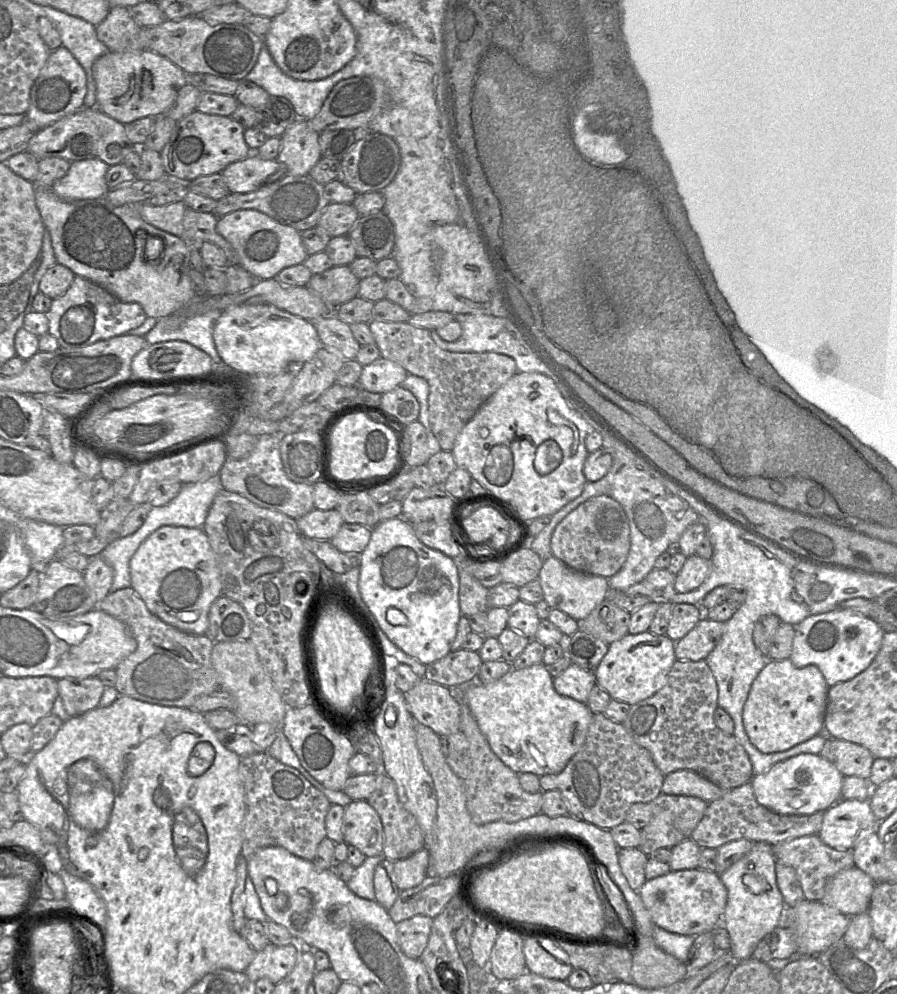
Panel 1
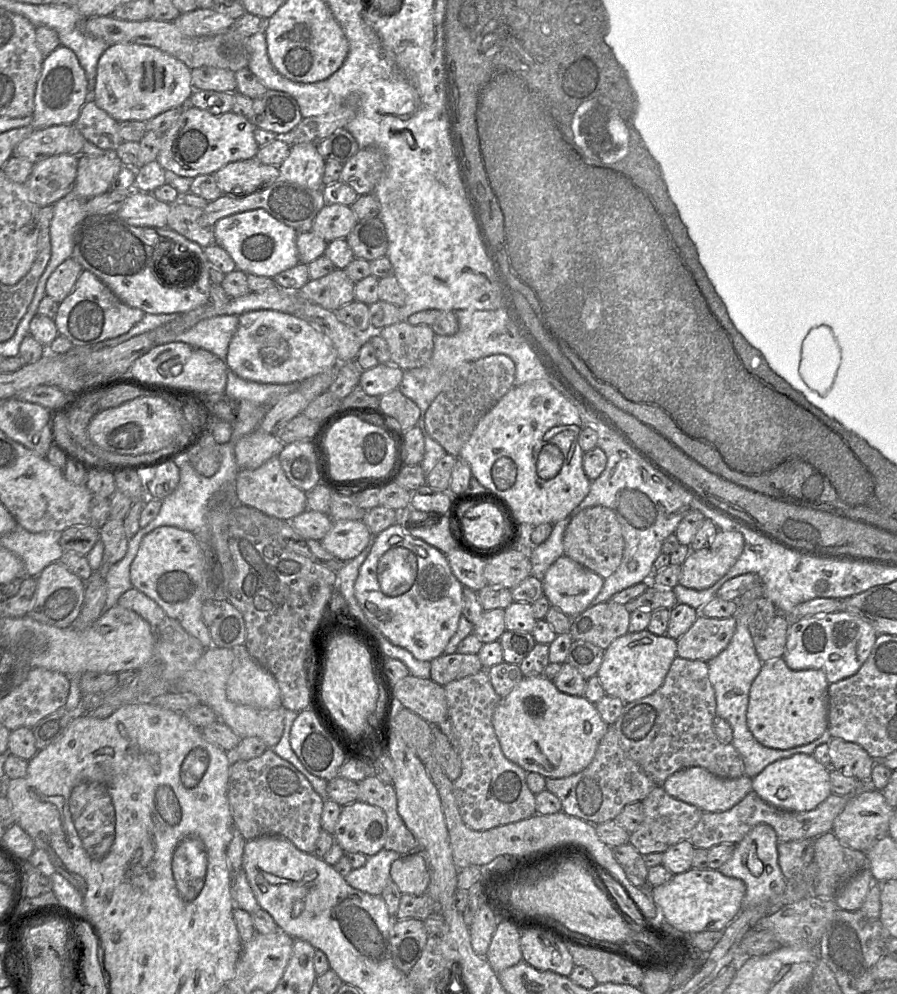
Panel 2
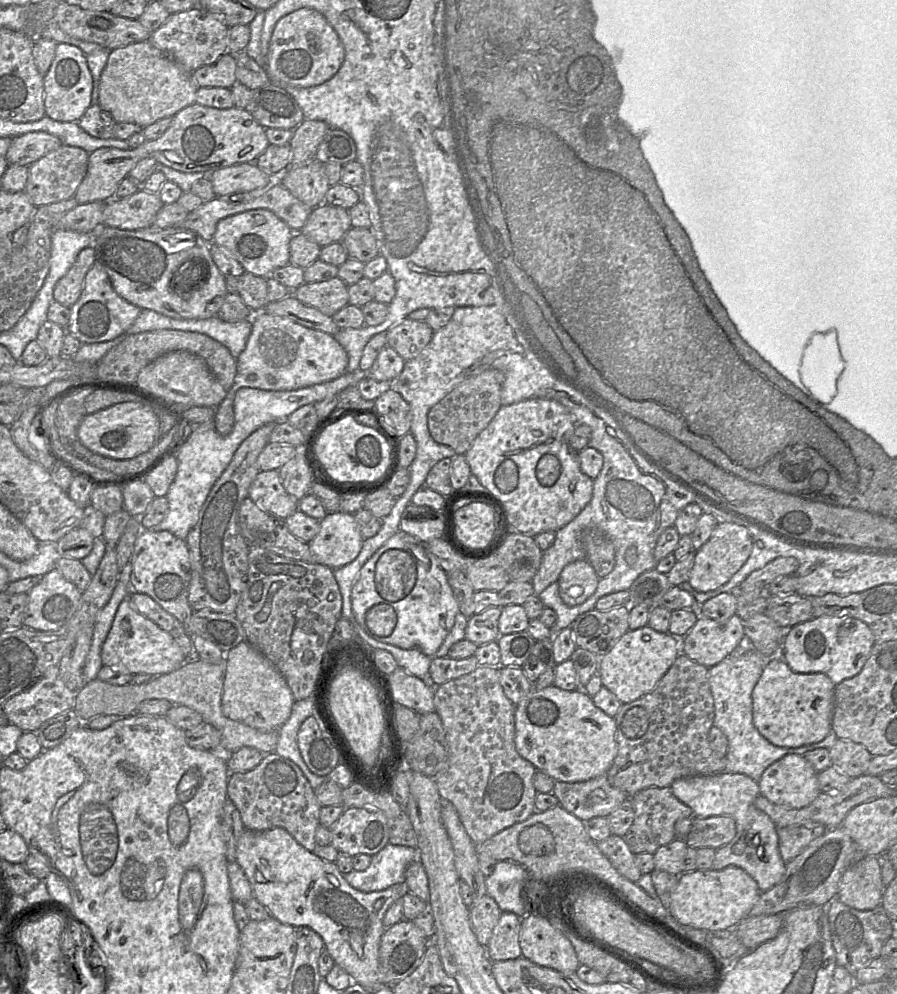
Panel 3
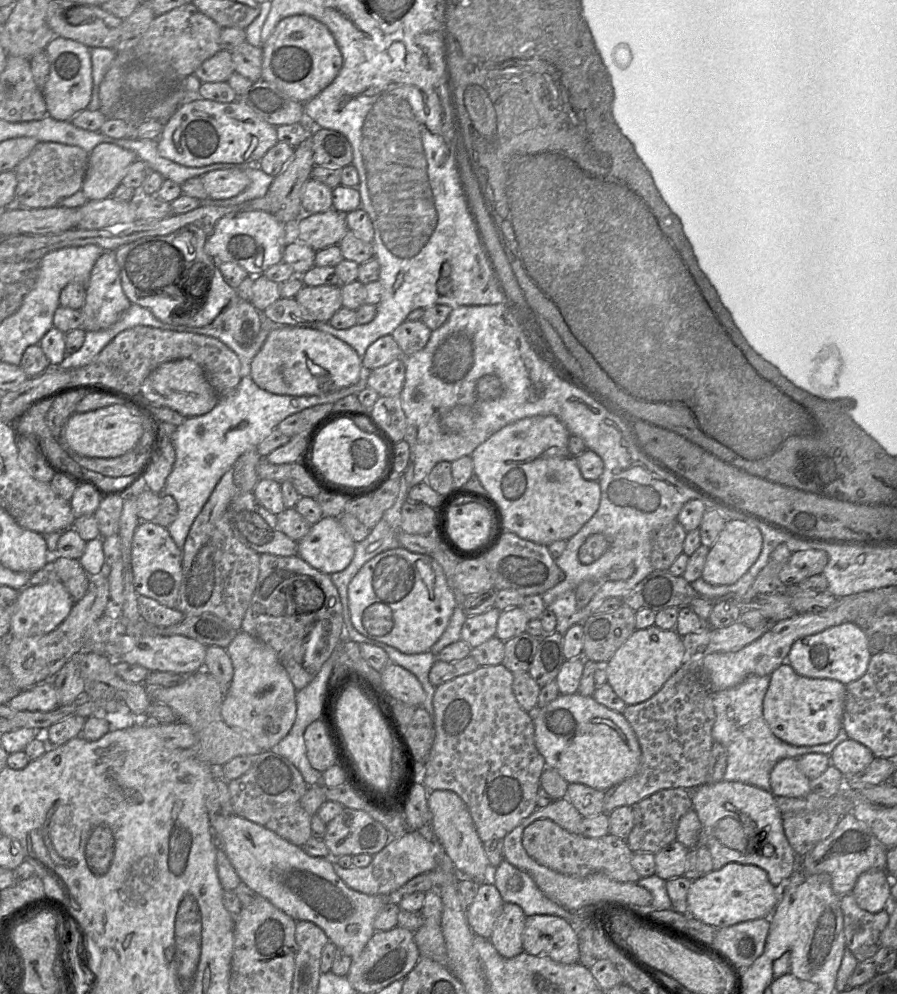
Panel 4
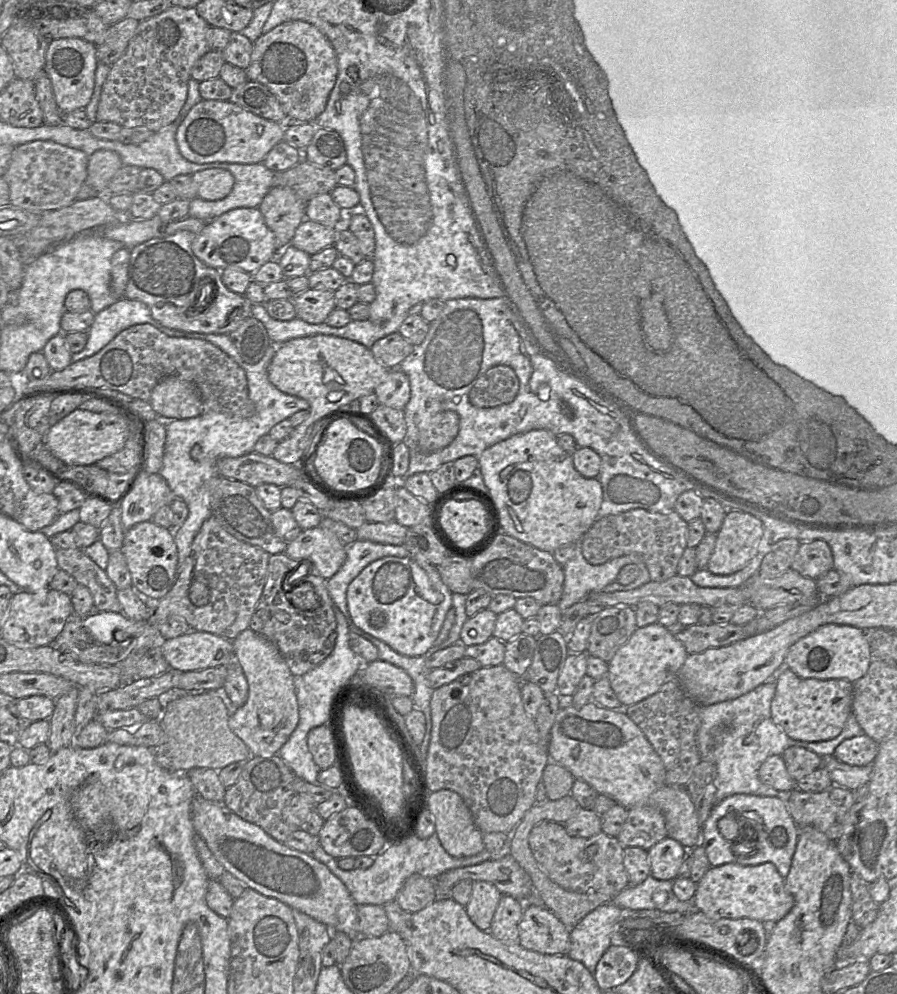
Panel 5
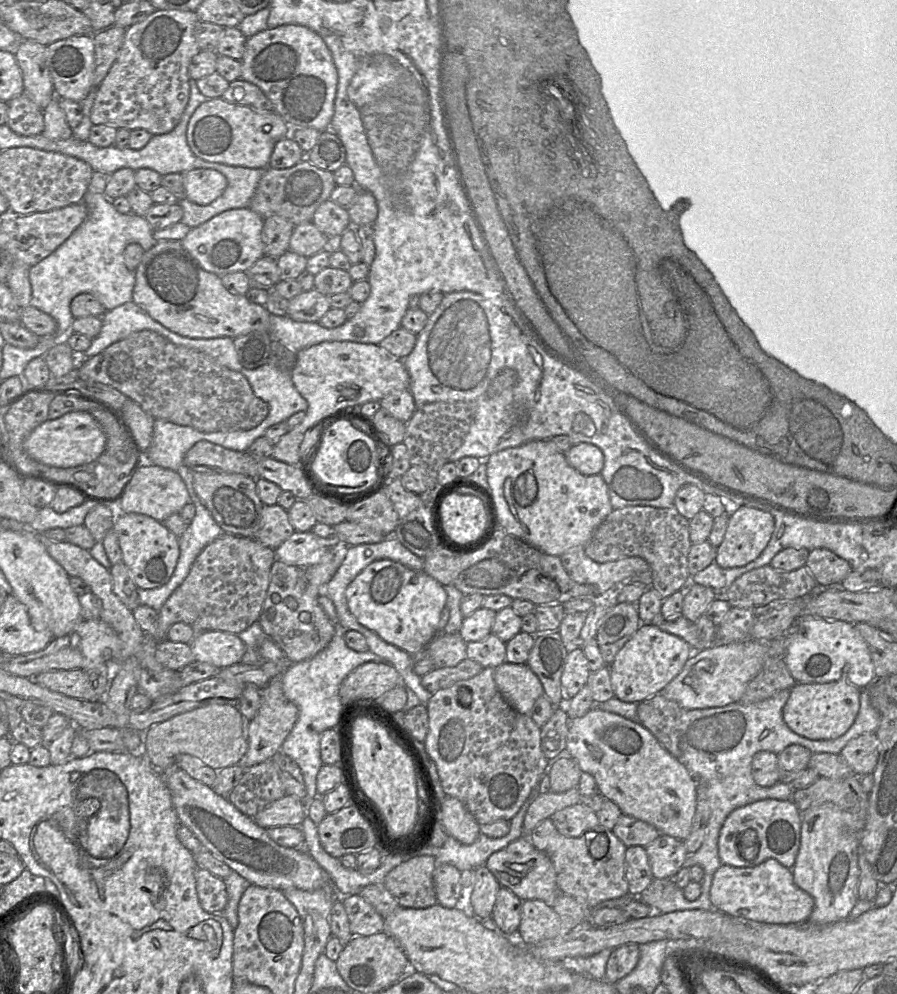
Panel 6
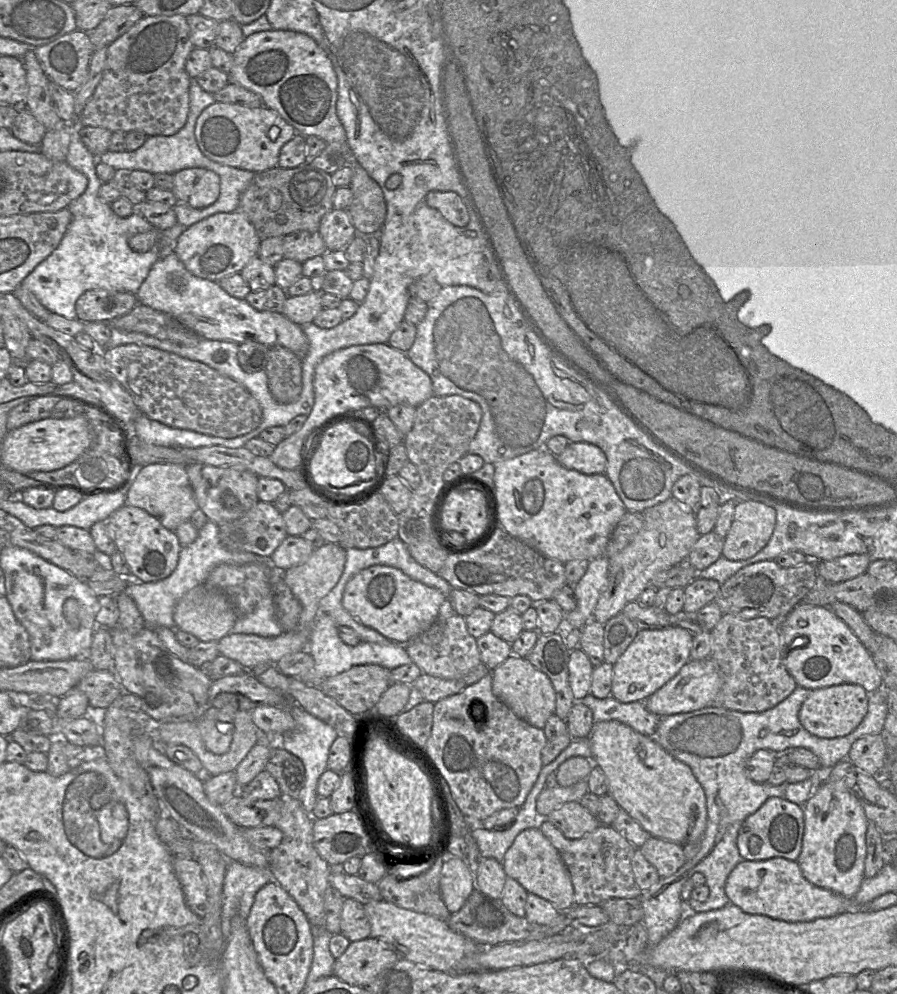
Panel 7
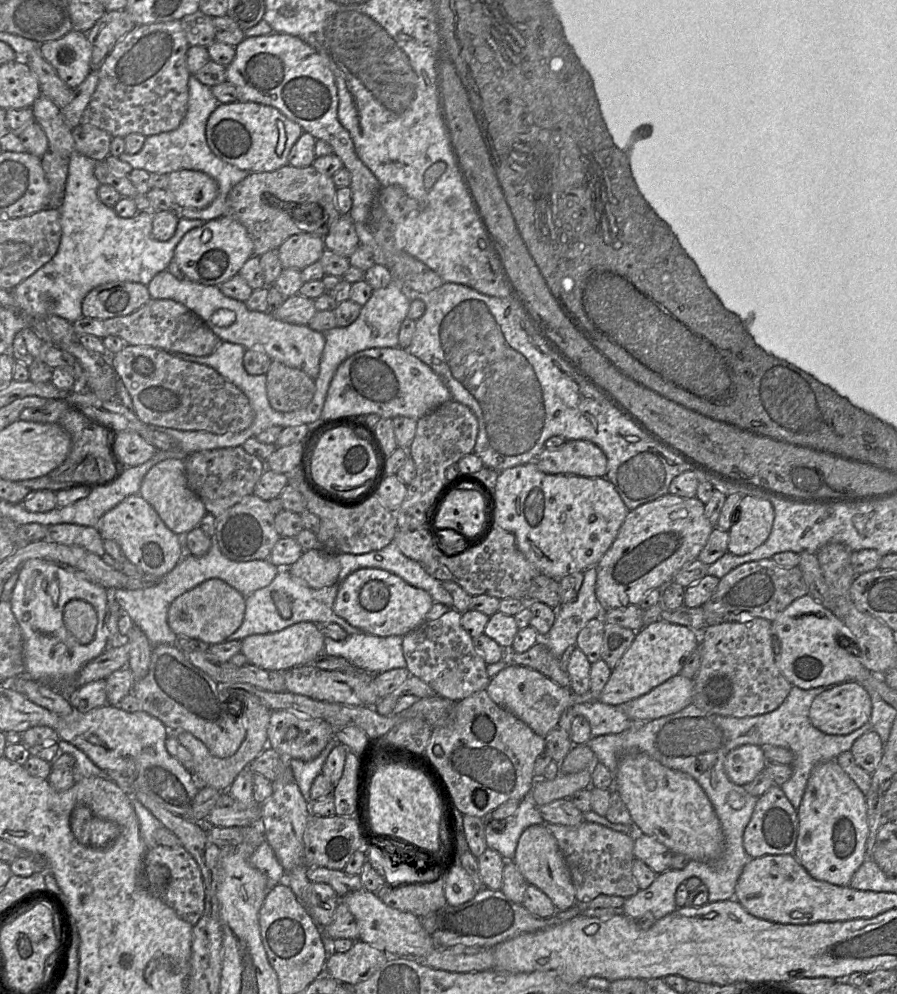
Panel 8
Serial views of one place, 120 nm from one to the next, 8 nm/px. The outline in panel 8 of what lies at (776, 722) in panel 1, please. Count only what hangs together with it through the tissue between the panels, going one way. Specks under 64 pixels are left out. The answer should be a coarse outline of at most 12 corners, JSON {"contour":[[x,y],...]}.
{"contour":[[843,682],[815,697],[809,719],[825,734],[869,722],[867,690]]}

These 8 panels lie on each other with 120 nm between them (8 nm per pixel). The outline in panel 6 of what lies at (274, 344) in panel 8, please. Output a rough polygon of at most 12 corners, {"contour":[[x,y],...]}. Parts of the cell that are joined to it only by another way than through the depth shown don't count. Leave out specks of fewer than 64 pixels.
{"contour":[[178,240],[135,270],[132,302],[188,338],[269,331]]}

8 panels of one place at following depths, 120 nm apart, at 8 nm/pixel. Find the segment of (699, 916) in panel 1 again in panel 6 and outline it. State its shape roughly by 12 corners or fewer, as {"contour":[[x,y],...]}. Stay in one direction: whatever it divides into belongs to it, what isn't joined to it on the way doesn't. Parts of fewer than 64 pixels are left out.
{"contour":[[770,858],[722,864],[710,901],[733,917],[808,920],[813,898]]}

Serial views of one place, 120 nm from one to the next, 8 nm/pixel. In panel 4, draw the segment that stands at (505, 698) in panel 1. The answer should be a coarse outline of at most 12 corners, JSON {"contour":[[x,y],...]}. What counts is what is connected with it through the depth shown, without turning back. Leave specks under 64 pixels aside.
{"contour":[[560,694],[531,714],[546,767],[606,791],[641,761],[624,717]]}

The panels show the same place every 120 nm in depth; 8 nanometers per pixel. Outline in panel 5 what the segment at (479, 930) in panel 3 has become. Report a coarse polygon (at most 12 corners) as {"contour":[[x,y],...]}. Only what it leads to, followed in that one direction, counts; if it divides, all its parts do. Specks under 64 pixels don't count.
{"contour":[[475,881],[465,906],[482,931],[491,922],[502,897],[486,881]]}

